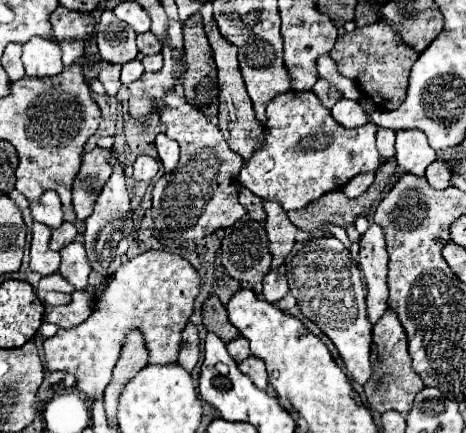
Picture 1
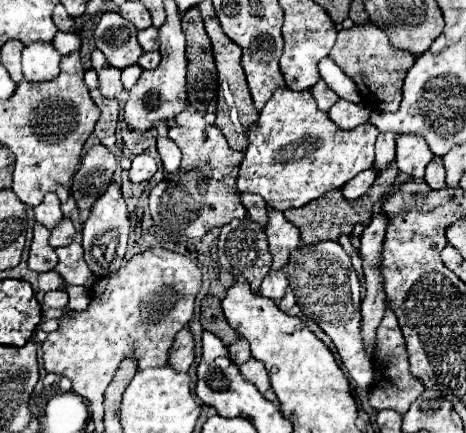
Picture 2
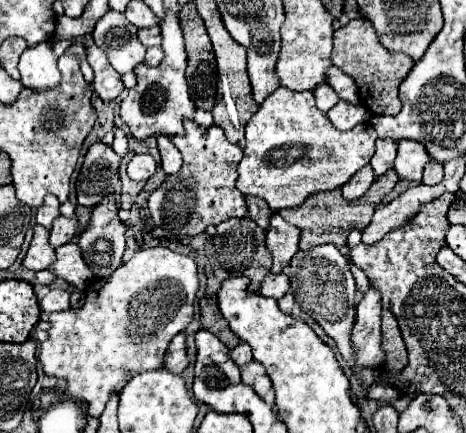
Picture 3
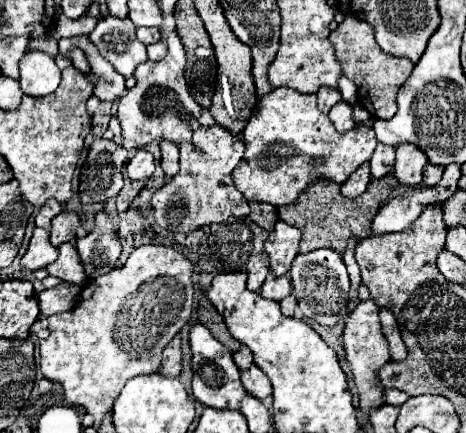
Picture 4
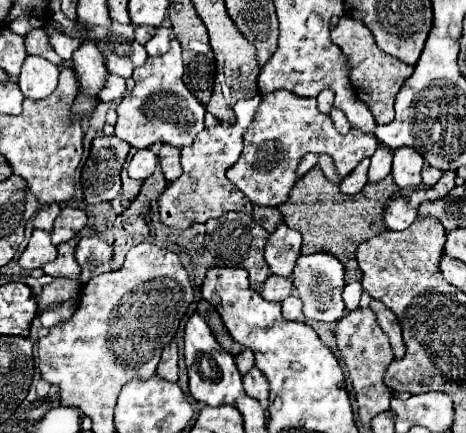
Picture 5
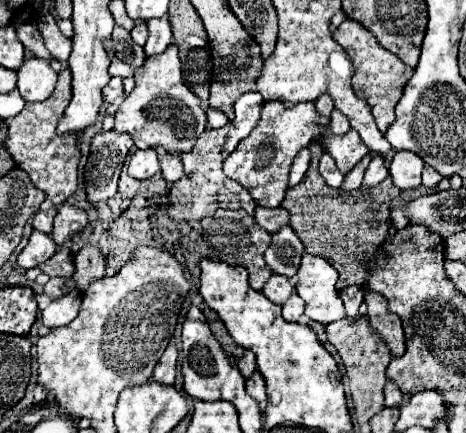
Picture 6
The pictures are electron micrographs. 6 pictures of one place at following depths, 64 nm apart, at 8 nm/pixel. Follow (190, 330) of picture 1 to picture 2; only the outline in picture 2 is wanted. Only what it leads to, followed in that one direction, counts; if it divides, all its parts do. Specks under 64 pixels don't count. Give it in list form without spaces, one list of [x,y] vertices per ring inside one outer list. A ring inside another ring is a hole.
[[[186,326],[178,336],[176,336],[176,348],[172,348],[172,360],[168,362],[172,368],[188,372],[188,368],[194,362],[194,336],[190,328]]]

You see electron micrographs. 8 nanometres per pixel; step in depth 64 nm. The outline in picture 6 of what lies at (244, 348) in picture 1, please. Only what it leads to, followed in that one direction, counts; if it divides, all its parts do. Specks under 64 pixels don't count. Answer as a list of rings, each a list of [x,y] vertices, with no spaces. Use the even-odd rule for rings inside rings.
[[[250,350],[244,352],[244,356],[238,360],[238,368],[242,372],[242,376],[250,376],[254,370],[256,370],[256,362],[254,362],[254,354]]]

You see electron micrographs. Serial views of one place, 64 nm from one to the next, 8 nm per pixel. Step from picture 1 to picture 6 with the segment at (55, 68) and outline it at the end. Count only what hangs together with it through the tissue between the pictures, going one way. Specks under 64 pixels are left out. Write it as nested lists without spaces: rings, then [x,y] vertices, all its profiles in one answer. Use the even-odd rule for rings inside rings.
[[[28,58],[18,70],[18,90],[26,102],[42,102],[54,92],[56,76],[48,60]]]

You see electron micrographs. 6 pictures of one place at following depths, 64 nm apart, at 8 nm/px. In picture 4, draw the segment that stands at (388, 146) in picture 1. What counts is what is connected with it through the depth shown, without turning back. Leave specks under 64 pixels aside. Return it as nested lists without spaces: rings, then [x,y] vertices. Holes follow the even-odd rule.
[[[378,142],[376,150],[374,150],[374,156],[370,158],[372,178],[382,178],[388,172],[392,172],[392,168],[394,168],[394,152],[396,152],[394,146]]]

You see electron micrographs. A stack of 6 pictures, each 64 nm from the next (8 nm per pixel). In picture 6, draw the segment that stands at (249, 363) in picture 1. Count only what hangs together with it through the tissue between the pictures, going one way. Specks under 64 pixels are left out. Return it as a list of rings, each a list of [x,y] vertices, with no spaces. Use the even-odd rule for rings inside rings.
[[[258,370],[246,378],[246,392],[258,402],[266,400],[266,384],[264,384],[264,378]]]

